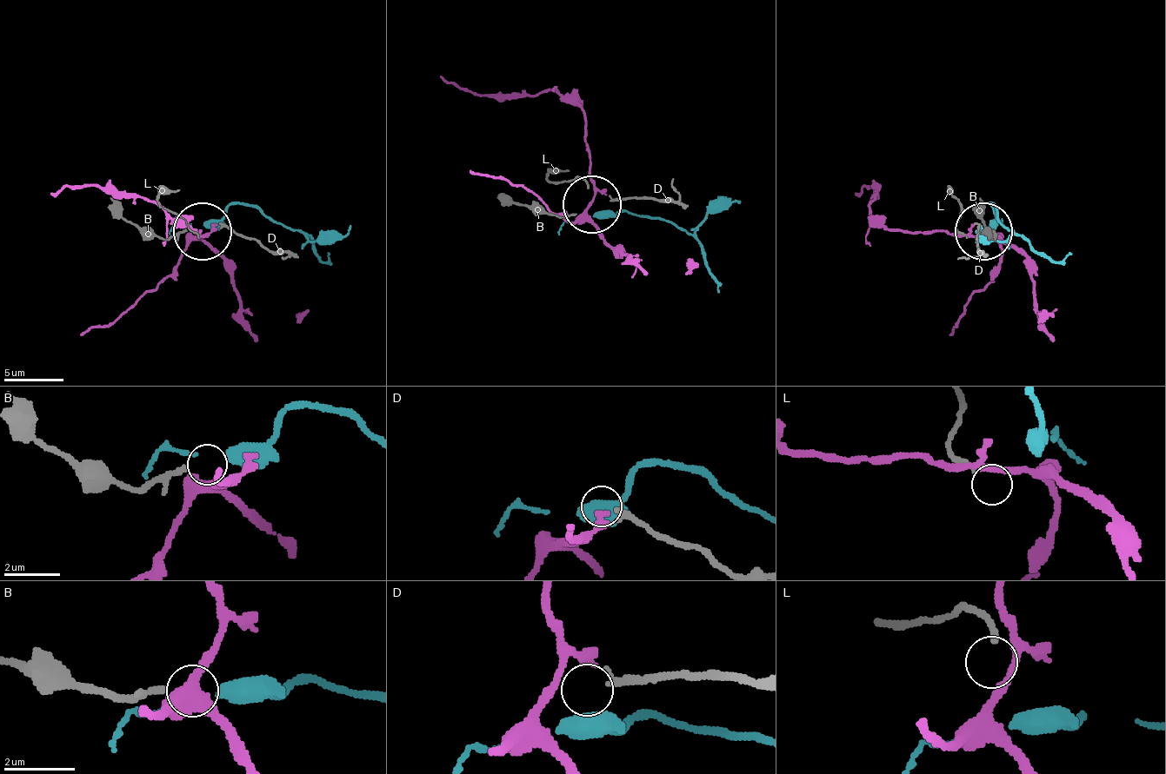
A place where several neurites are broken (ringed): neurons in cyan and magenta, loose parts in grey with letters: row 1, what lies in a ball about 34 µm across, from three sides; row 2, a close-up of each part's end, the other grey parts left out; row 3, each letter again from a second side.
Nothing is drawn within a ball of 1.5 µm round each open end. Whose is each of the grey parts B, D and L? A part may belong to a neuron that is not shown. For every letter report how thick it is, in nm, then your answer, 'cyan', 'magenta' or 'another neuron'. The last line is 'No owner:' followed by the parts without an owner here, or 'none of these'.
B: 150 nm | cyan
D: 240 nm | another neuron
L: 170 nm | another neuron
No owner: D, L

